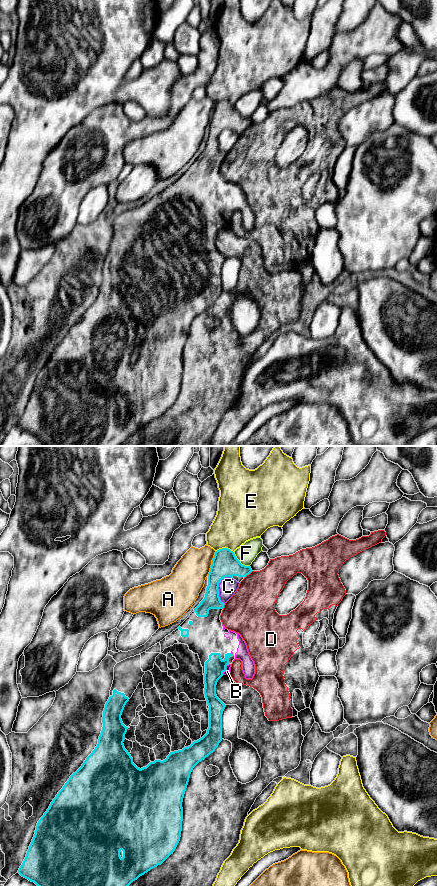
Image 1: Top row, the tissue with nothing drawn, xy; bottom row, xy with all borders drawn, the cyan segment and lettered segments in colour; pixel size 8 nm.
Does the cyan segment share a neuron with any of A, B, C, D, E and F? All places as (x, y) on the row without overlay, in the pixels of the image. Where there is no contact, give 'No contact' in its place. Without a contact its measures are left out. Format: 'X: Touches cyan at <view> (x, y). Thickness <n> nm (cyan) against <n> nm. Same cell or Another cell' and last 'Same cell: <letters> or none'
A: Touches cyan at xy (212, 115). Thickness 200 nm (cyan) against 280 nm. Another cell
B: Touches cyan at xy (225, 221). Thickness 160 nm (cyan) against 40 nm. Same cell
C: Touches cyan at xy (218, 138). Thickness 200 nm (cyan) against 150 nm. Another cell
D: Touches cyan at xy (248, 126). Thickness 200 nm (cyan) against 360 nm. Another cell
E: Touches cyan at xy (225, 100). Thickness 200 nm (cyan) against 360 nm. Another cell
F: Touches cyan at xy (239, 114). Thickness 200 nm (cyan) against 160 nm. Another cell
Same cell: B

